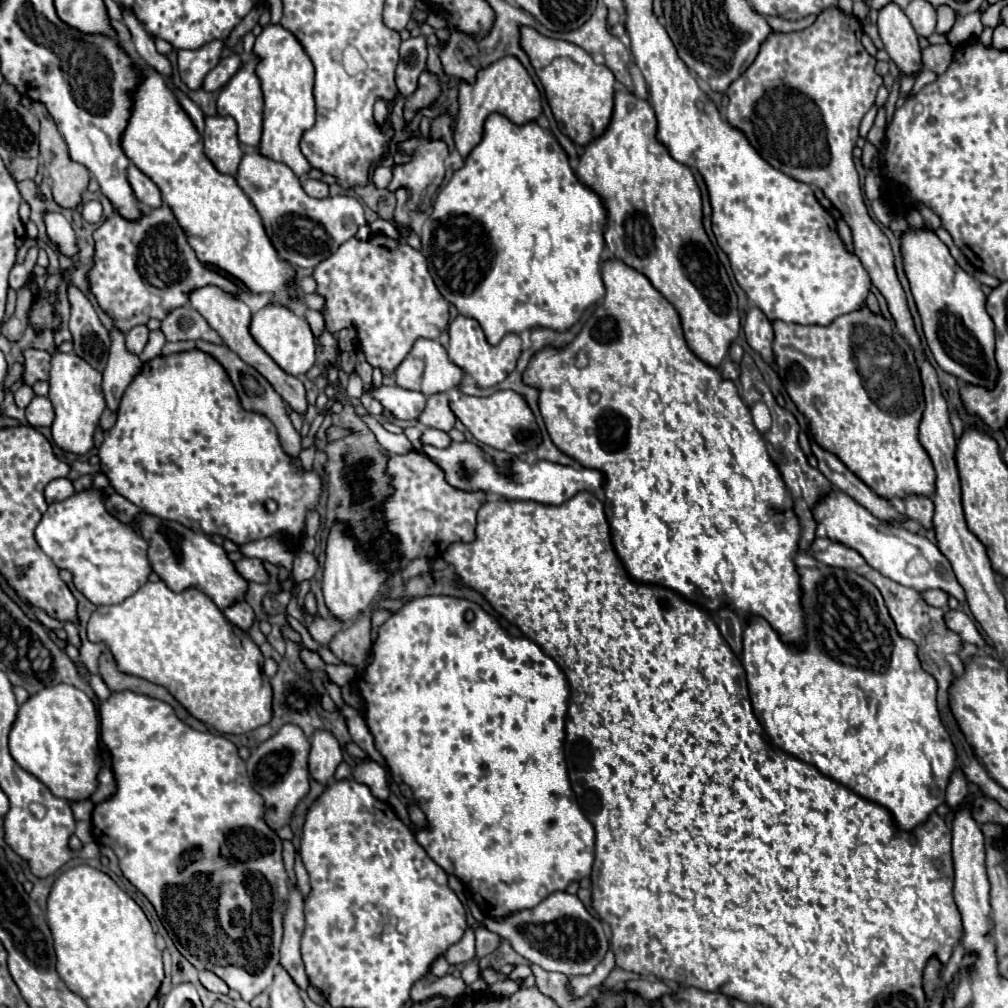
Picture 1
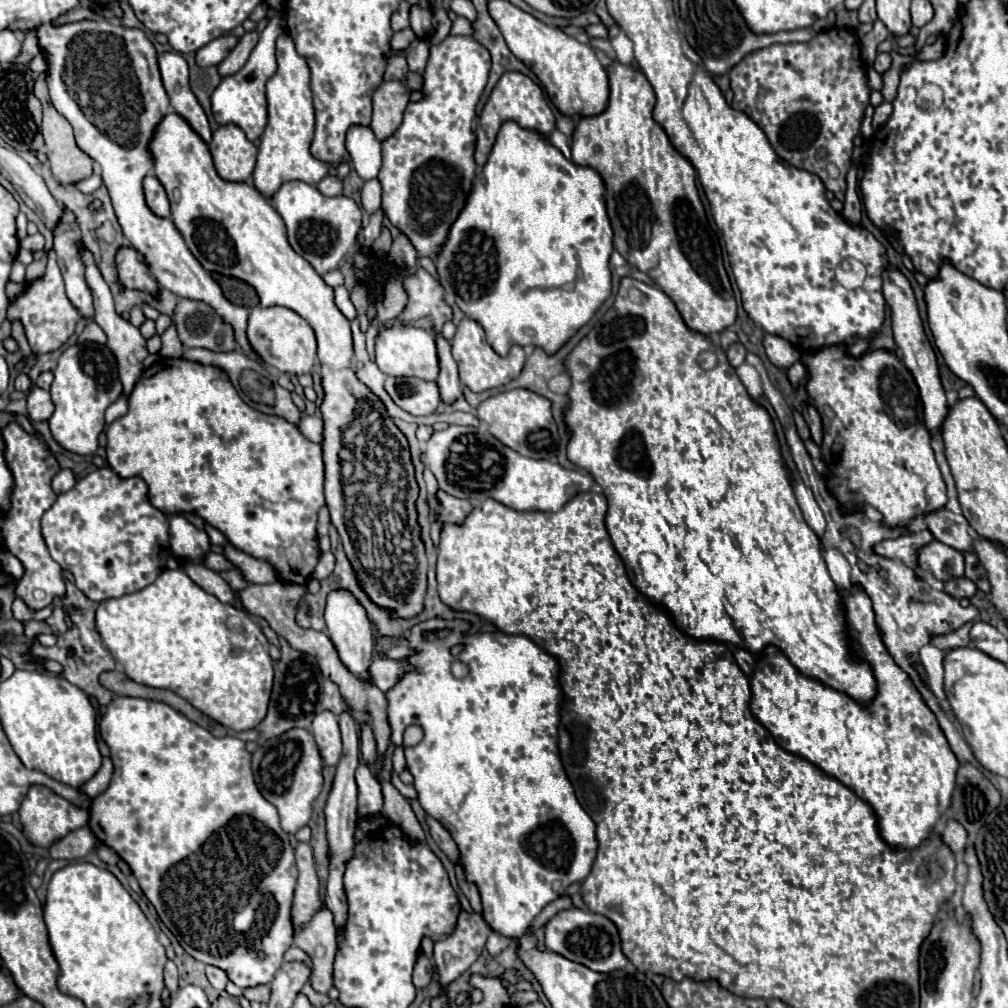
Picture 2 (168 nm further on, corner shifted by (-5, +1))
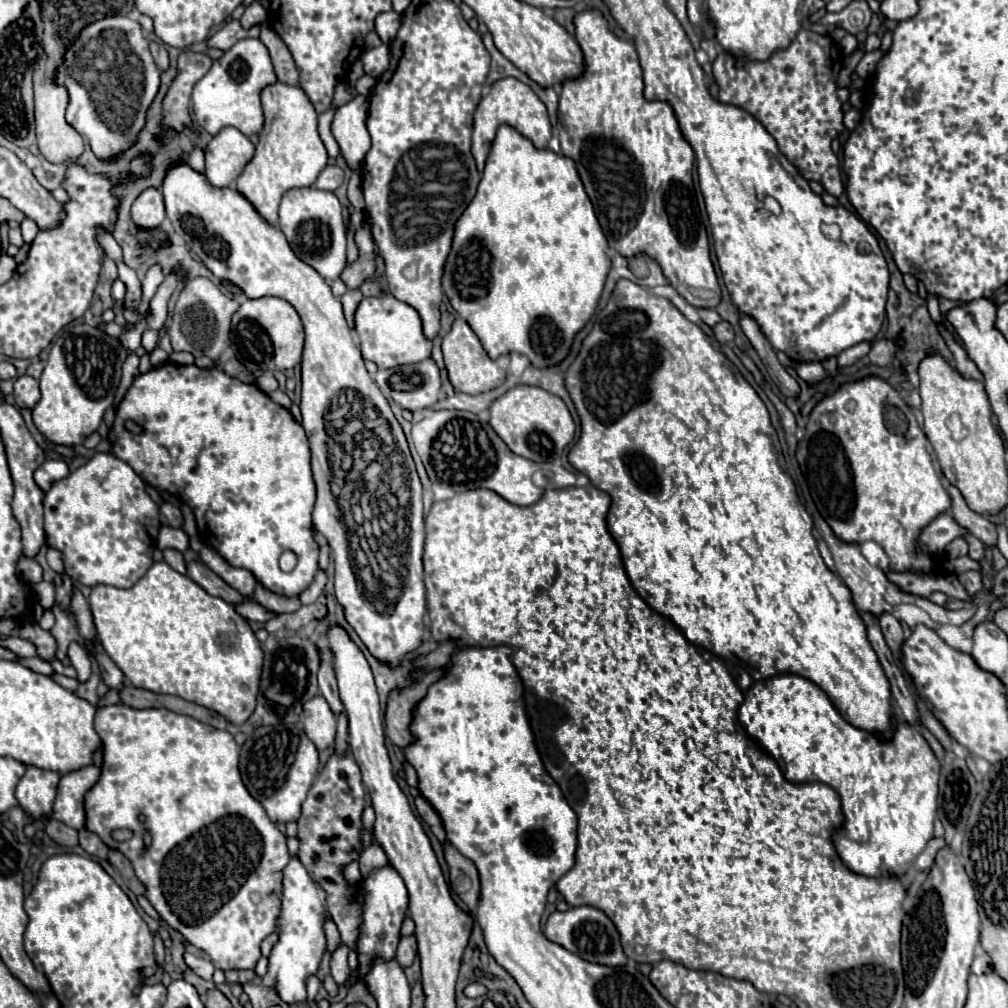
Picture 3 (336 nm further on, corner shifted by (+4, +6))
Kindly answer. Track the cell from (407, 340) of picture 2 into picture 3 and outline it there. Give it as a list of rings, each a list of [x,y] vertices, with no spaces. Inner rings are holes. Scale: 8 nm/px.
[[[392,295],[366,297],[356,309],[356,335],[360,339],[362,357],[374,361],[380,369],[420,363],[430,357],[432,343],[422,333],[422,321],[416,309],[398,301]]]

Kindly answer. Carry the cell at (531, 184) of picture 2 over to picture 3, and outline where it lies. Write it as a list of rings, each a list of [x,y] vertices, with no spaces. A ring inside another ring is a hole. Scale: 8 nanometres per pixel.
[[[500,125],[498,131],[496,131],[496,139],[492,143],[492,149],[488,153],[488,159],[486,159],[482,179],[478,183],[478,191],[476,191],[472,203],[464,209],[464,215],[460,215],[460,219],[456,221],[452,249],[450,249],[448,259],[444,263],[442,289],[444,289],[450,305],[472,327],[472,331],[476,333],[482,347],[486,349],[486,353],[492,359],[498,359],[504,353],[522,353],[532,361],[534,367],[542,369],[542,367],[550,367],[550,365],[560,363],[568,355],[574,335],[586,325],[586,321],[596,311],[600,293],[604,289],[606,275],[610,271],[610,261],[606,257],[606,251],[608,251],[606,237],[604,237],[602,227],[600,227],[600,223],[598,223],[598,219],[594,215],[594,207],[592,207],[592,203],[590,203],[590,199],[588,199],[588,195],[584,191],[584,185],[582,185],[580,175],[576,171],[576,163],[572,163],[572,159],[568,159],[564,155],[556,155],[550,149],[536,149],[532,145],[532,141],[526,139],[524,135],[520,135],[514,127]]]

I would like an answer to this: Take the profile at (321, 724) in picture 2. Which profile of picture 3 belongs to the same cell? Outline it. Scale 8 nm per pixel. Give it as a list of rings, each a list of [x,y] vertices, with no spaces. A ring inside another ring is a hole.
[[[322,695],[304,703],[304,711],[300,715],[300,721],[304,723],[304,733],[318,747],[318,751],[334,745],[336,717],[332,715],[332,711]]]

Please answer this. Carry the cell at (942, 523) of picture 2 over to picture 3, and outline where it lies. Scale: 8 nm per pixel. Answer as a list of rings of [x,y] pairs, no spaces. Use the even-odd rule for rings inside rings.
[[[966,533],[966,535],[962,535],[962,537],[968,541],[968,547],[970,547],[970,559],[974,559],[974,561],[982,559],[982,557],[984,557],[984,545],[982,545],[974,535],[970,535],[970,533]]]

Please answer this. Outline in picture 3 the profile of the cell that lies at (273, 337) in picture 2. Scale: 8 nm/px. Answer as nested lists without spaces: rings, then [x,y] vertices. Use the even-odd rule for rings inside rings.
[[[278,297],[246,299],[232,317],[230,345],[236,359],[252,371],[286,371],[302,361],[304,329],[296,309]]]

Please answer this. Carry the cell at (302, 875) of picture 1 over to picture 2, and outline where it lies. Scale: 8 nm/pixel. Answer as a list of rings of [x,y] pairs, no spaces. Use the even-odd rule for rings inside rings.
[[[319,910],[307,928],[295,934],[295,946],[305,950],[313,960],[313,988],[317,992],[329,992],[333,986],[333,960],[337,954],[337,928],[333,914]]]

